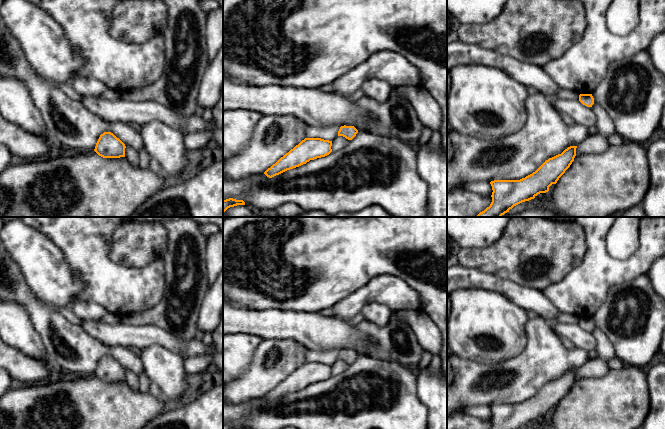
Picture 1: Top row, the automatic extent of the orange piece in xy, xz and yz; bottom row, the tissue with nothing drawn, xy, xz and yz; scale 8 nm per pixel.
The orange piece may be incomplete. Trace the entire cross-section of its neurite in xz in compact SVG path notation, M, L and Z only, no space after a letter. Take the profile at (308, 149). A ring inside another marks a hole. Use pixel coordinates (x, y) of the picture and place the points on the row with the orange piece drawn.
M305 138L275 164L268 168L264 174L272 178L287 170L306 164L310 160L325 157L332 152L332 141L321 138Z

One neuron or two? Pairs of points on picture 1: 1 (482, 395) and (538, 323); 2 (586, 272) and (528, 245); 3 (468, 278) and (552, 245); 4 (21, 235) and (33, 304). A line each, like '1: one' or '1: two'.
1: one
2: two
3: two
4: two

